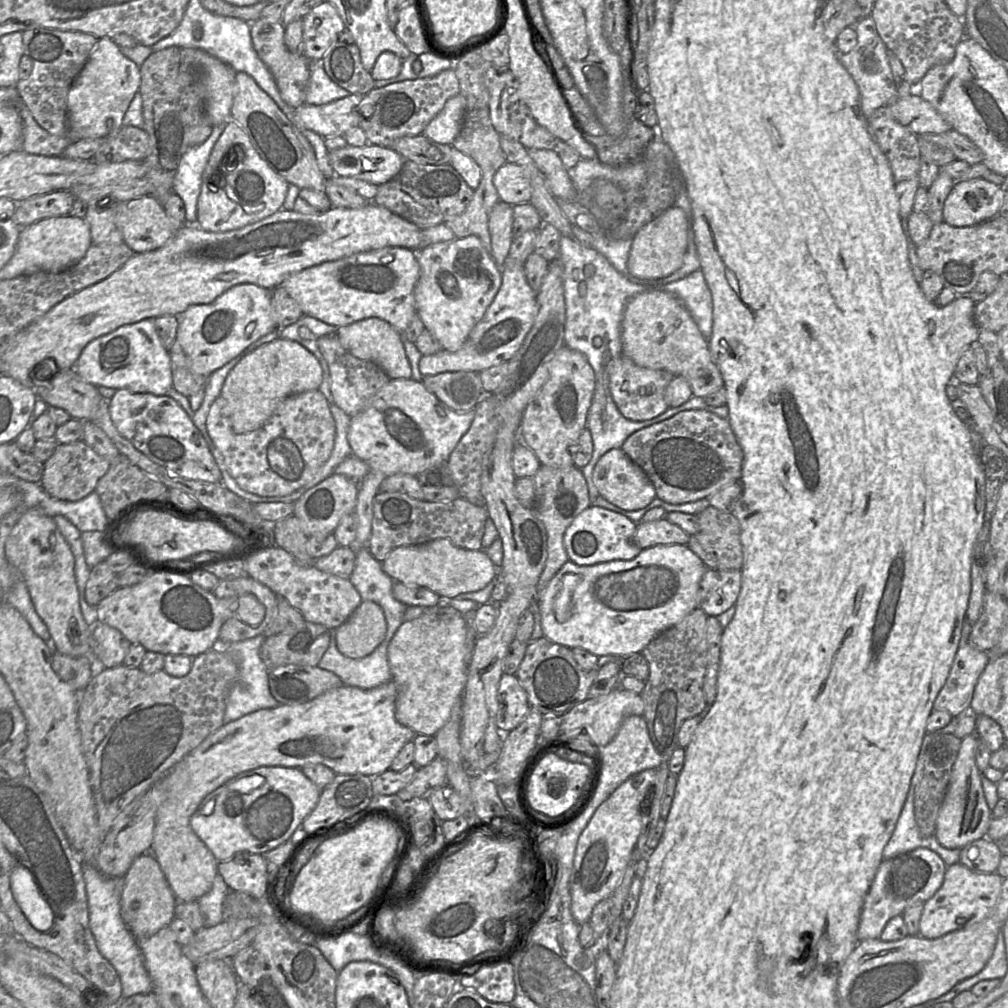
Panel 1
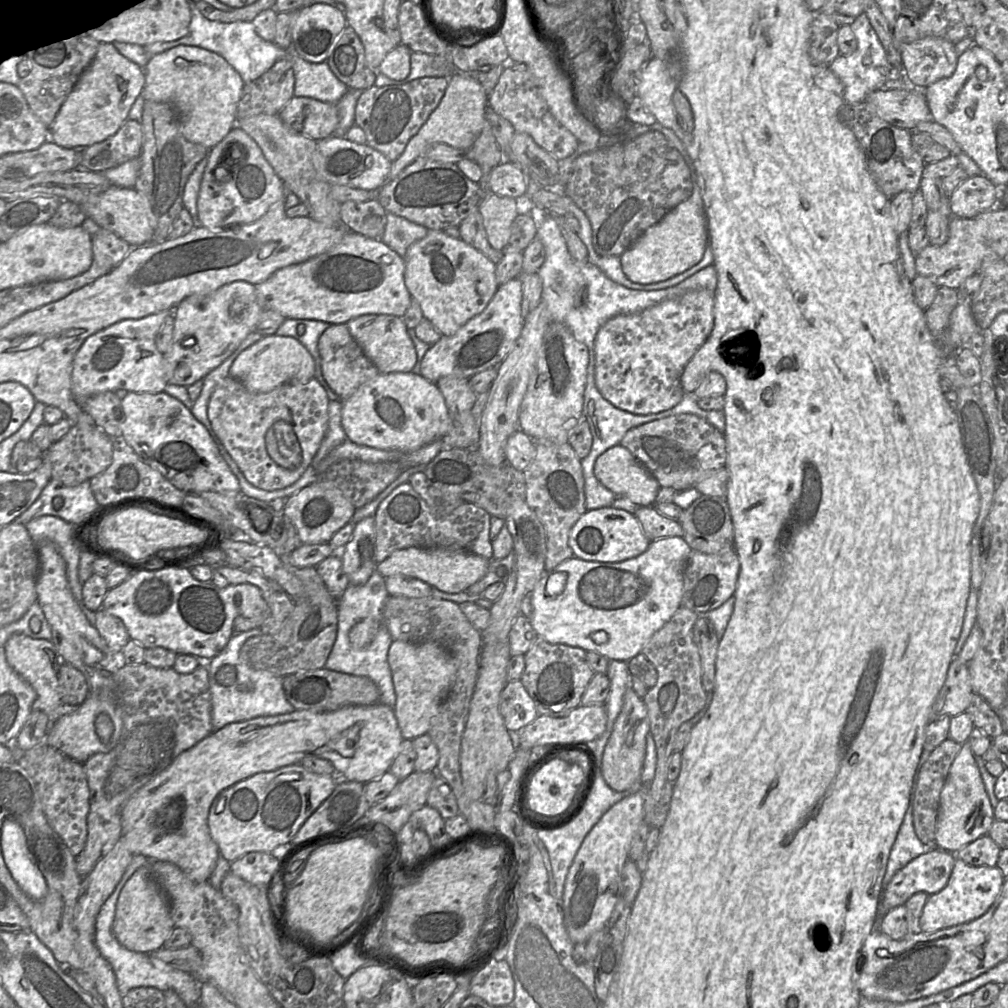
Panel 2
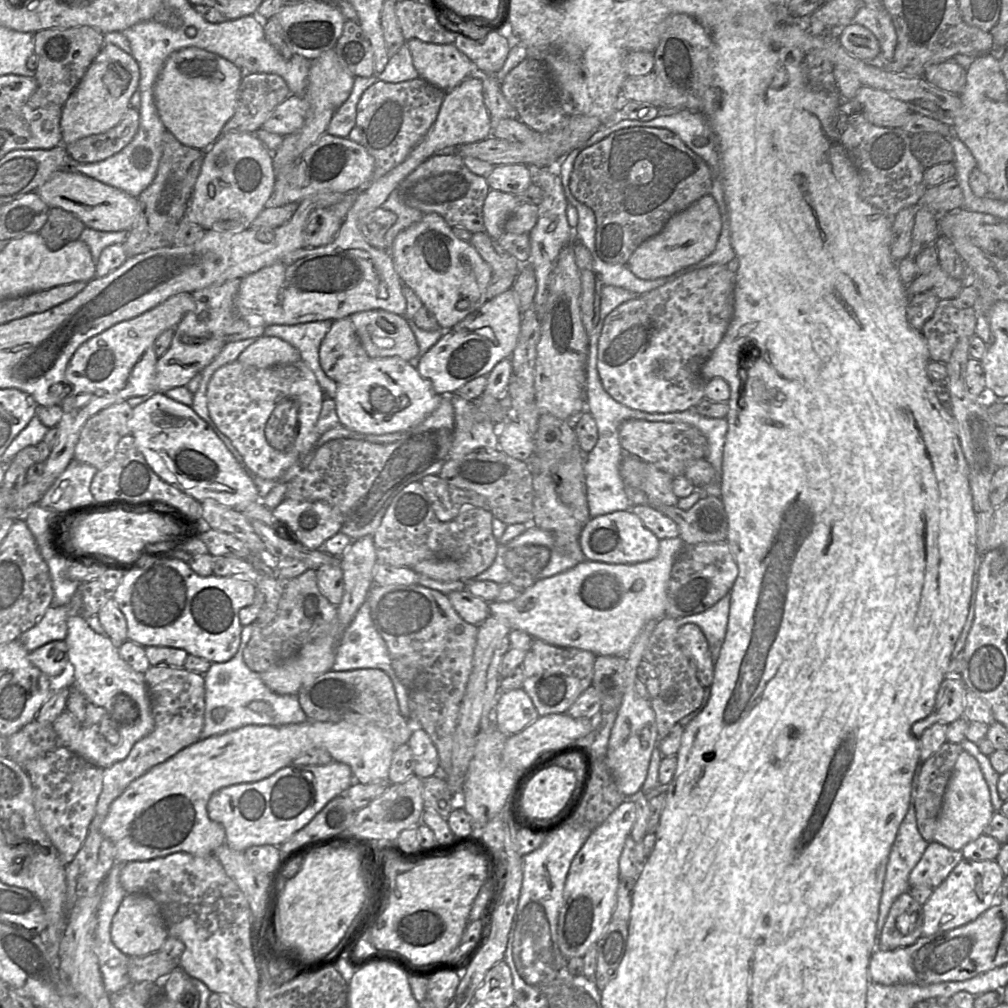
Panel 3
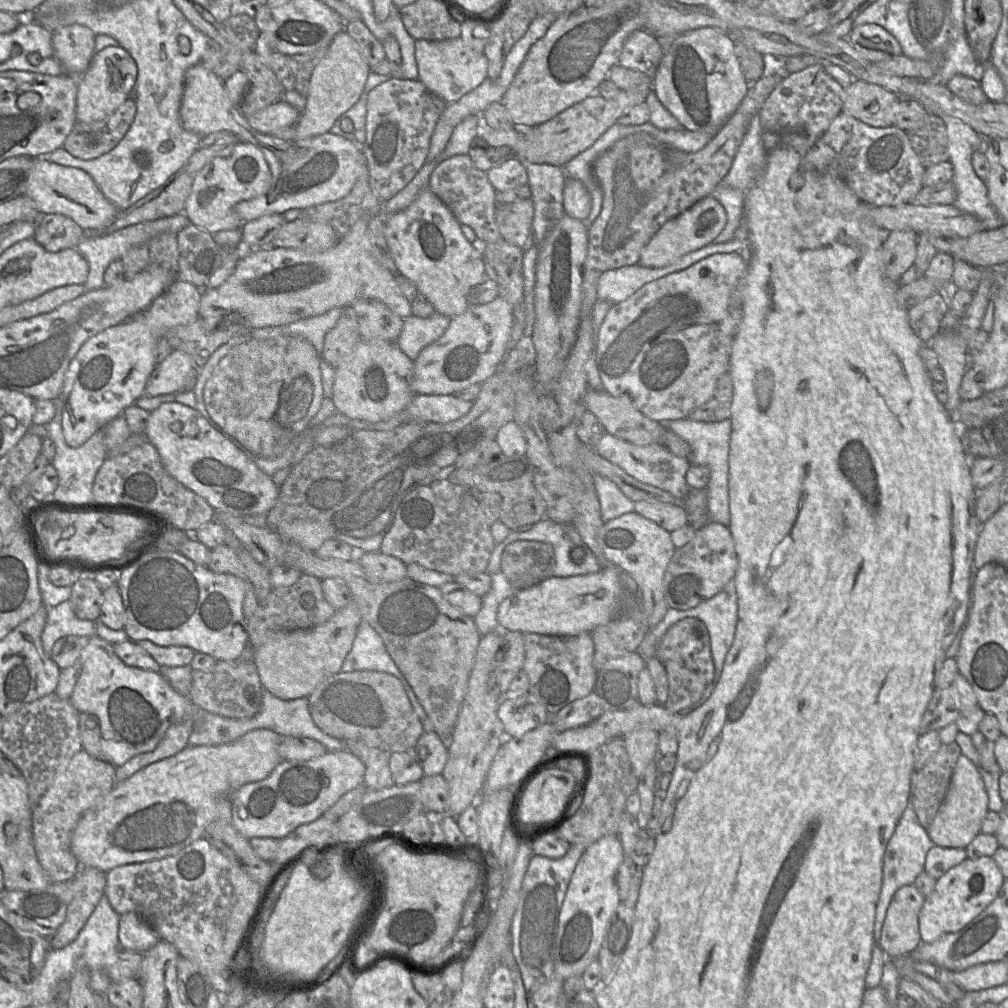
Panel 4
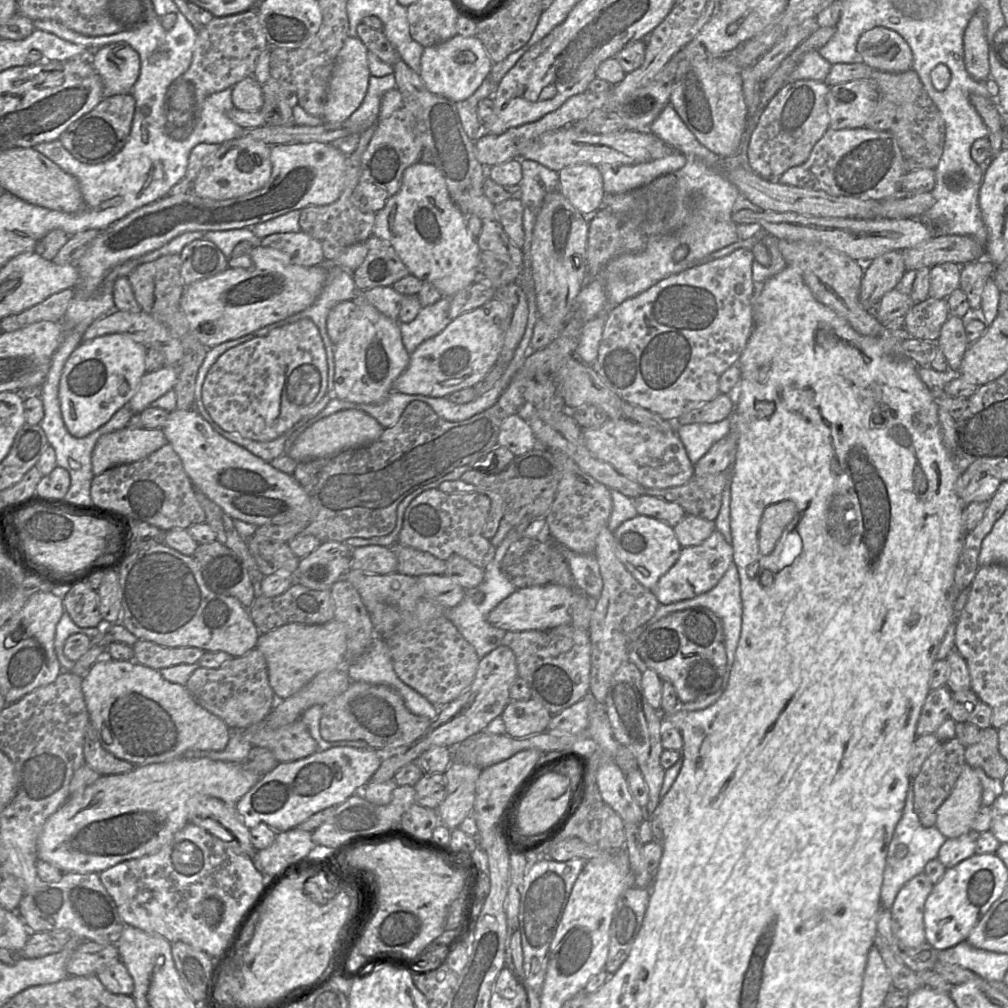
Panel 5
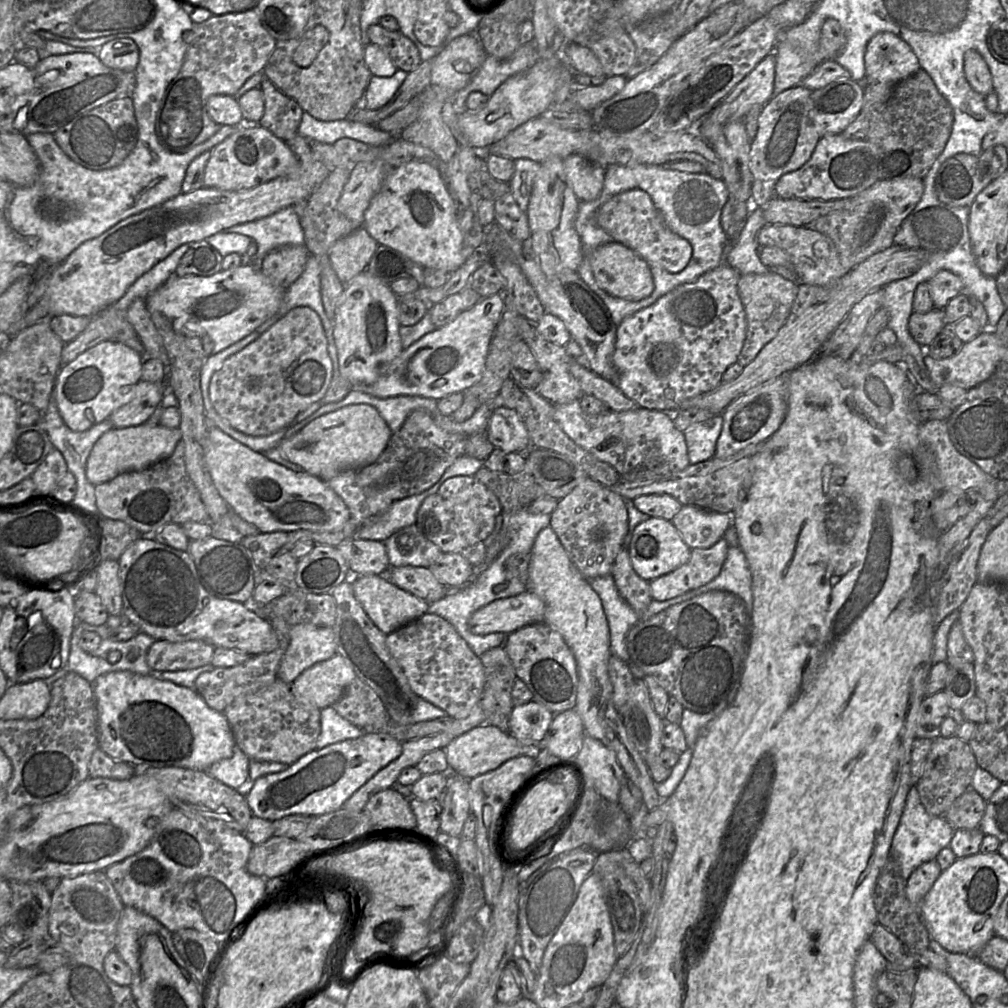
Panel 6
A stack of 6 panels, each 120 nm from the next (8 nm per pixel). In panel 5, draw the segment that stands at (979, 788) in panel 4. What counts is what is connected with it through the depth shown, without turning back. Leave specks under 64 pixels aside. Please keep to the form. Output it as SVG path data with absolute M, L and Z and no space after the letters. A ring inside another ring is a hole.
M965 764L949 797L939 807L935 827L946 839L972 833L972 824L982 806L982 786L974 769Z

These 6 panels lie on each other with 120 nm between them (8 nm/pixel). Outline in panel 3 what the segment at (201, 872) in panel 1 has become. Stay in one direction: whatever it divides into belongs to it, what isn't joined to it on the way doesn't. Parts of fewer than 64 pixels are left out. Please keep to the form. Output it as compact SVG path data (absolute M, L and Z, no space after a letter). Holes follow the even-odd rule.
M308 719L280 726L246 725L198 740L132 781L112 802L100 831L112 842L117 864L152 860L179 852L214 855L214 851L225 843L225 830L209 818L207 804L212 794L221 788L267 778L313 748L325 749L333 761L349 765L356 782L387 781L396 747L387 733L373 724Z

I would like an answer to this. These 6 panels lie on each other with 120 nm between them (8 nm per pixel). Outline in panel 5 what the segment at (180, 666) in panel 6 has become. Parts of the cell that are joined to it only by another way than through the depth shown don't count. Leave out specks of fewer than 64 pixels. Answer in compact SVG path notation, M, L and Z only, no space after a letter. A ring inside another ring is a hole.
M137 640L133 645L134 661L155 670L180 664L194 664L206 653L196 647L168 648L156 643Z

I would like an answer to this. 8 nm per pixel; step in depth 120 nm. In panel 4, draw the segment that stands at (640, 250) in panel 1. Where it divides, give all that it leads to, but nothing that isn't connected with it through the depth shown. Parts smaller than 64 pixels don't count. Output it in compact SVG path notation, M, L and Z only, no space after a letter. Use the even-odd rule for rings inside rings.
M709 195L680 215L667 221L644 247L638 264L648 268L668 266L680 257L710 245L726 224L725 209L713 196Z

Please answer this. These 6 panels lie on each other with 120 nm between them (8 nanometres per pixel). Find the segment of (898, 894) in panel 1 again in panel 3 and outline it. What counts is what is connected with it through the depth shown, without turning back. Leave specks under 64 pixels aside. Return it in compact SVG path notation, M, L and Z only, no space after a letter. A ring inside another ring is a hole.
M932 841L909 875L910 887L937 888L962 859L961 851L951 850Z

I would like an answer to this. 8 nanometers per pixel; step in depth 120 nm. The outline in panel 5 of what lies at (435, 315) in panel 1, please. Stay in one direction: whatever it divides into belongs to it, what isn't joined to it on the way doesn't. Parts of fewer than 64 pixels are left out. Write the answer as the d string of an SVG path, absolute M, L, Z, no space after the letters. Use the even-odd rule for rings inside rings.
M418 161L404 171L399 191L375 213L372 235L388 242L409 273L435 286L444 298L475 283L482 251L433 164Z

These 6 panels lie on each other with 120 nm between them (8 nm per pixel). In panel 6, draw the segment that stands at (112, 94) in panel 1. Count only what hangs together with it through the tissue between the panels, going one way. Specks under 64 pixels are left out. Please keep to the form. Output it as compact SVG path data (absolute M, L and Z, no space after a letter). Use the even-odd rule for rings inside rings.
M119 38L102 45L97 57L108 68L134 72L139 61L139 49L133 40Z

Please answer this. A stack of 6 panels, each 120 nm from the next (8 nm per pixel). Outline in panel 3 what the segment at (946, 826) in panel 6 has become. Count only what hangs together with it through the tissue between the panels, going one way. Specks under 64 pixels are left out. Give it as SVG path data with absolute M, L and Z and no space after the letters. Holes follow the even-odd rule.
M912 802L900 824L886 867L877 919L876 944L894 901L910 887L909 875L928 846L920 835Z

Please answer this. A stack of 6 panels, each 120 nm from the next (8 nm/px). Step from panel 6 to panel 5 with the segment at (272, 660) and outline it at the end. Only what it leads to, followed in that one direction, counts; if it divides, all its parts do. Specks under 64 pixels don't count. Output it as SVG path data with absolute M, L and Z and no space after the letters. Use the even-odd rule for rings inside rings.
M256 648L218 668L198 668L185 687L204 709L220 718L231 730L245 730L261 722L277 703L269 684L265 657Z

